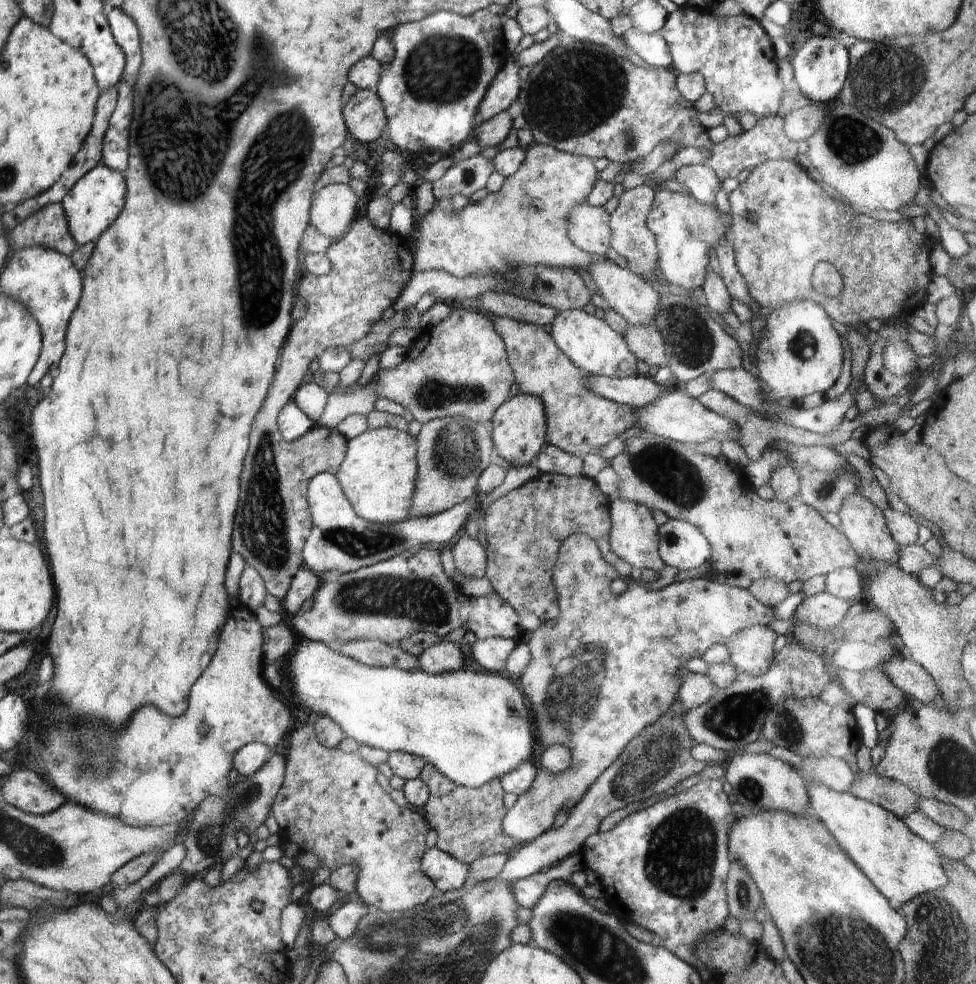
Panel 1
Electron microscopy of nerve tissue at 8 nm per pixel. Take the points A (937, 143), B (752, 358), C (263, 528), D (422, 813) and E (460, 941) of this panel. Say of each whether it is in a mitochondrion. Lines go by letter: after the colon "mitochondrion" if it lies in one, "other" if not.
A: other
B: other
C: mitochondrion
D: other
E: mitochondrion

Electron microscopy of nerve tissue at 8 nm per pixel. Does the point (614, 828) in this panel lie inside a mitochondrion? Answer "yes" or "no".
no

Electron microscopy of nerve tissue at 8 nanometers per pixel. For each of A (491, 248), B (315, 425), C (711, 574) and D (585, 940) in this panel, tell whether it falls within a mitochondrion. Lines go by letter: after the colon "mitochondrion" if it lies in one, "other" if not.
A: mitochondrion
B: other
C: other
D: mitochondrion

